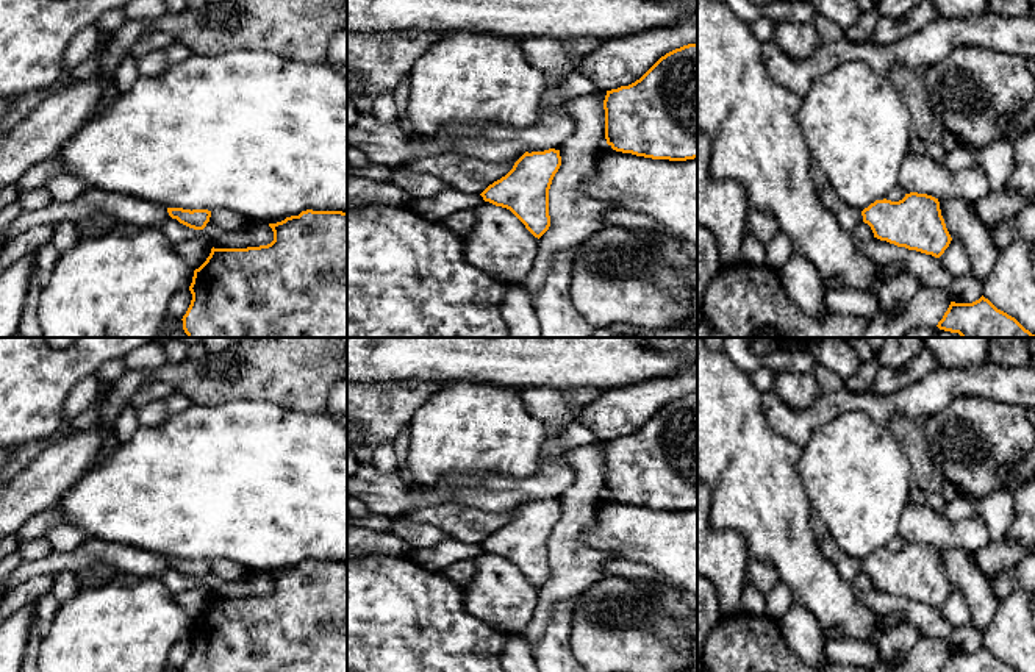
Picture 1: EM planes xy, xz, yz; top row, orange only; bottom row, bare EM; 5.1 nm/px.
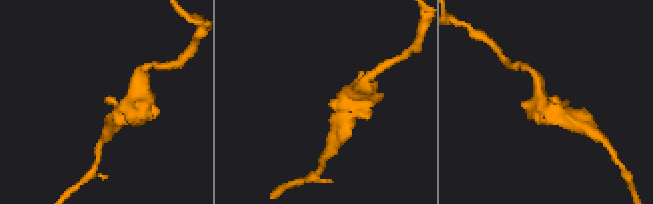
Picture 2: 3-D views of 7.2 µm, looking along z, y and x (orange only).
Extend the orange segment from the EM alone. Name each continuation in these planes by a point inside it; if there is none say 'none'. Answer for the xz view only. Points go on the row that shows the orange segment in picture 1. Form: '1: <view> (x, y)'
none

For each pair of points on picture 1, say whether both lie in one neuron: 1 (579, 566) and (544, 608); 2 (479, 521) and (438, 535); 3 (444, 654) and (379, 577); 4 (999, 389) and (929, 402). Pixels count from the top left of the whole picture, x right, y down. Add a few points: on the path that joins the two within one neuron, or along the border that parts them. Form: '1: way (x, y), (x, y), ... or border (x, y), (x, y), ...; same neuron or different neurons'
1: way (569, 577), (549, 597); same neuron
2: border (410, 521), (438, 525), (451, 536); different neurons
3: way (427, 635), (427, 627), (396, 596); same neuron
4: way (982, 382), (946, 385); same neuron

